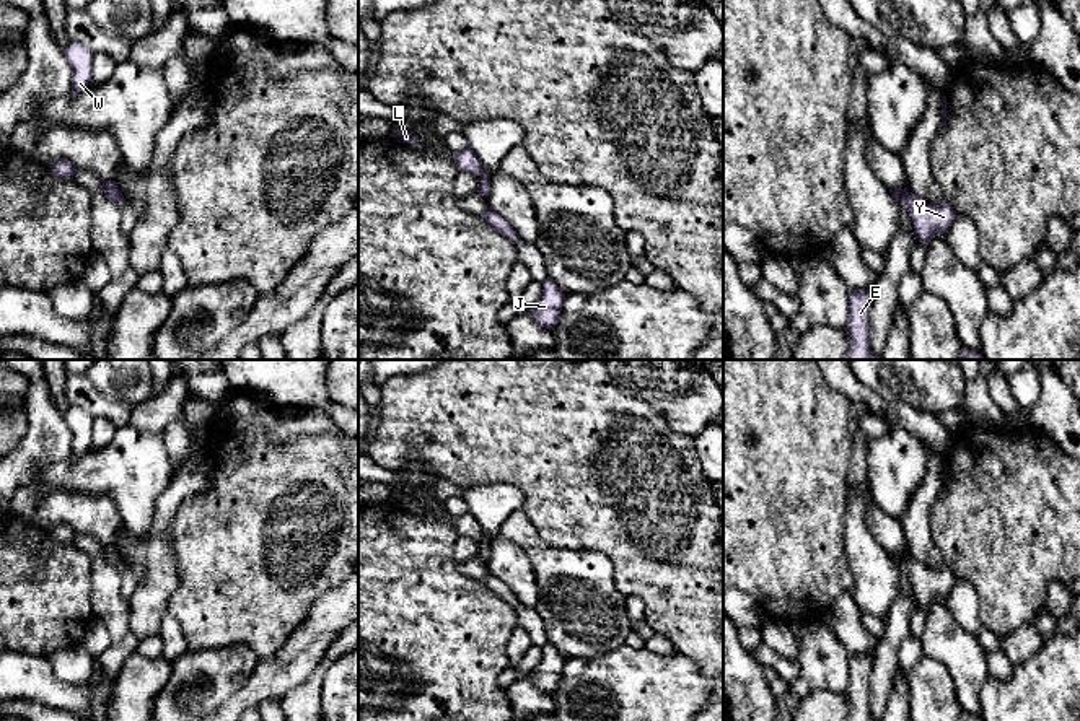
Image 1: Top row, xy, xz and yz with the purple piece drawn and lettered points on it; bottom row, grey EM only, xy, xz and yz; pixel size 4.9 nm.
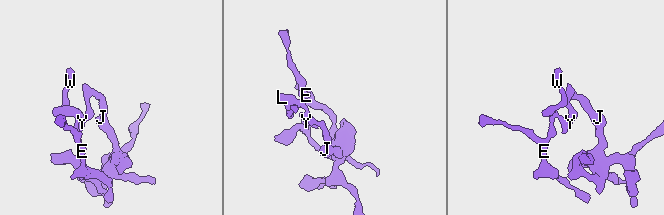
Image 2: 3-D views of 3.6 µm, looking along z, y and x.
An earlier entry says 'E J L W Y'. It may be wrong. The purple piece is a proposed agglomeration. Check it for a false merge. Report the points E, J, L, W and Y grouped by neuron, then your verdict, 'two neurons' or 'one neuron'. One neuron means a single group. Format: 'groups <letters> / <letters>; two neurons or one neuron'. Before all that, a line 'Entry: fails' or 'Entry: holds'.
Entry: fails
groups E L W / J Y; two neurons

